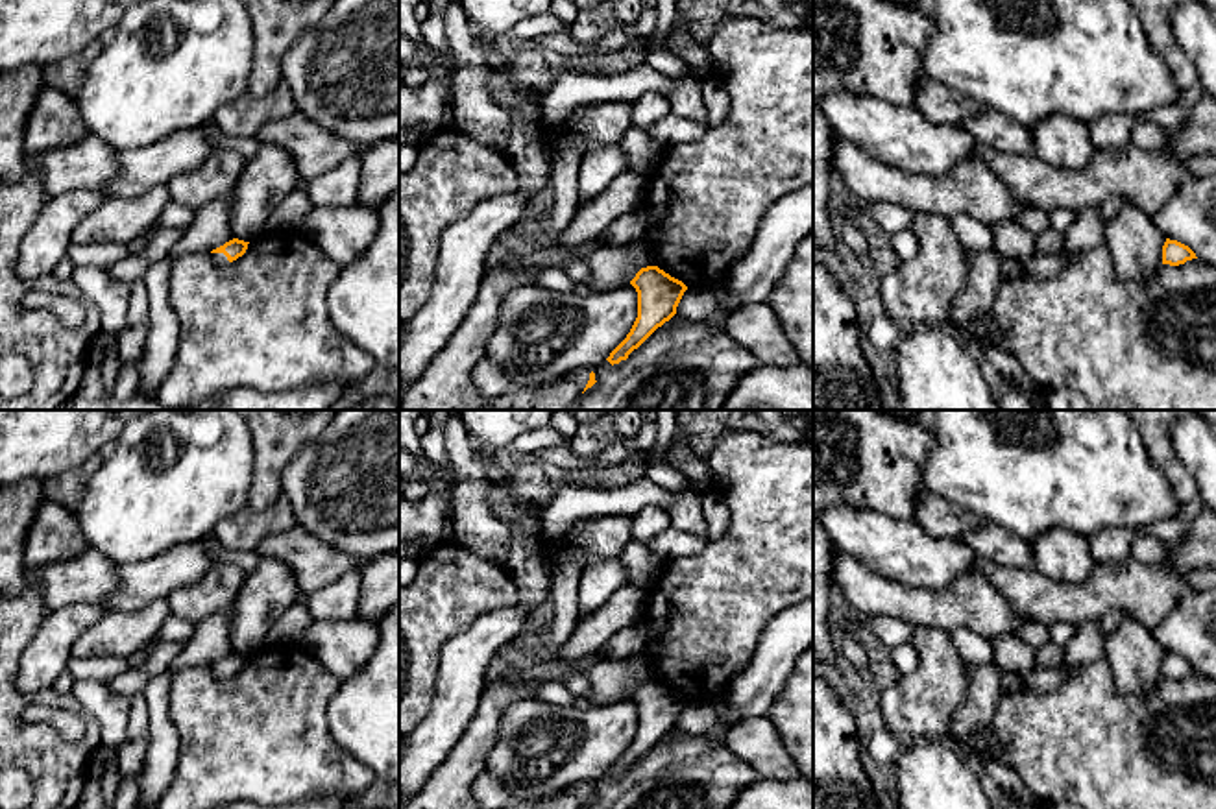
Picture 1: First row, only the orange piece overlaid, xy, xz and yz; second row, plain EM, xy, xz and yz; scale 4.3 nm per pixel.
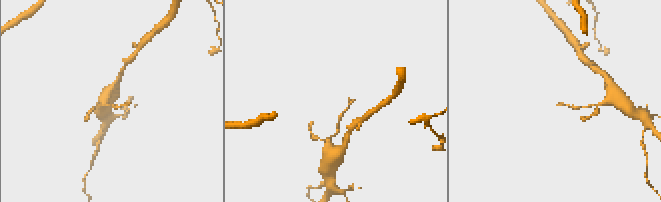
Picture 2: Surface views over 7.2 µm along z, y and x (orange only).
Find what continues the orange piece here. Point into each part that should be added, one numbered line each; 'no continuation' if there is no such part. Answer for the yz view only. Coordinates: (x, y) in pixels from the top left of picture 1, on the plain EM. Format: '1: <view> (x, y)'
no continuation

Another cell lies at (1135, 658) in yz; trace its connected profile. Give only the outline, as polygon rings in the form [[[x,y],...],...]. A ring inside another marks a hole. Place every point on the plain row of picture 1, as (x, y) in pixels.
[[[1124,617],[1103,635],[1103,648],[1120,693],[1138,696],[1162,680],[1166,650],[1138,621]]]

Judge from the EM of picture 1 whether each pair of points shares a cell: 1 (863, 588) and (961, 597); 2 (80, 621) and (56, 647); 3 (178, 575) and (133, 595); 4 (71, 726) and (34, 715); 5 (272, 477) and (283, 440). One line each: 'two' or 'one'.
1: one
2: one
3: one
4: one
5: one

